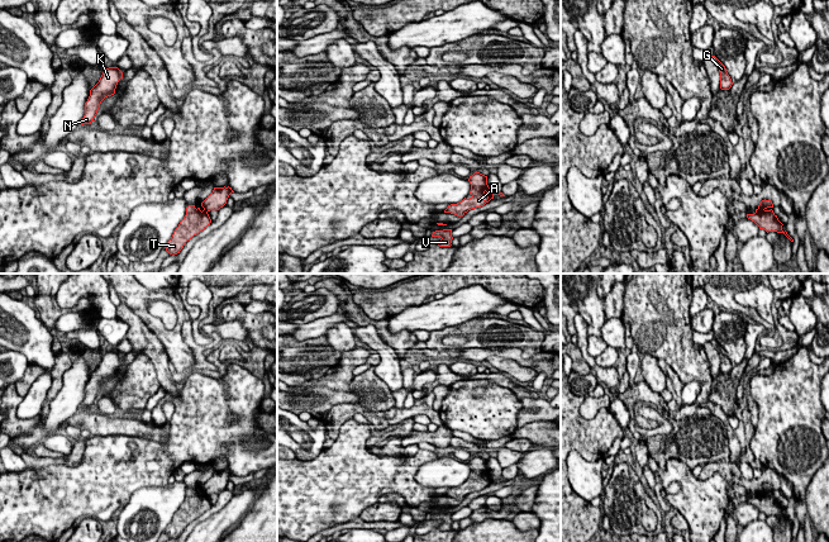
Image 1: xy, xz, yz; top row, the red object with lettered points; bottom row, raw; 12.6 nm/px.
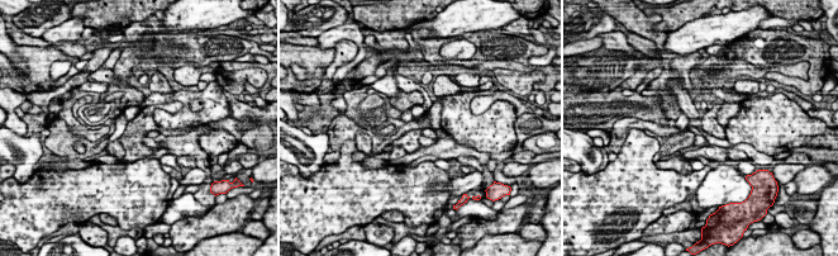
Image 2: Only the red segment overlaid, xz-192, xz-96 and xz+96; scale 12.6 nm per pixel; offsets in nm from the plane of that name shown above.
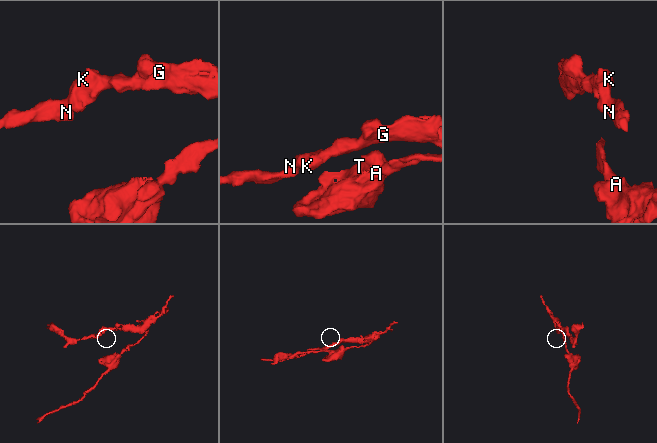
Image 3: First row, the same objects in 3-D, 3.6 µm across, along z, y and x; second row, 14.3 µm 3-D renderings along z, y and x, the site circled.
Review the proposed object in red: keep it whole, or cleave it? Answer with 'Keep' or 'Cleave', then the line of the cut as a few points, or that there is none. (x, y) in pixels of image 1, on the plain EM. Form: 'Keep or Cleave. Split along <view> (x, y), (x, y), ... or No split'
Cleave. Split along yz (758, 491), (763, 494)

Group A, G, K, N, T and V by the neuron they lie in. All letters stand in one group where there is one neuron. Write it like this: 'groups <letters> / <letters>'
groups A T V / G K N

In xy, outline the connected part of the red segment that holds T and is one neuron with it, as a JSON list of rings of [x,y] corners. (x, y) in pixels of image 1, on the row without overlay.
[[[189,489],[186,499],[175,513],[171,523],[166,527],[166,534],[172,539],[180,537],[186,526],[203,515],[210,507],[211,503],[208,495],[201,495],[200,491],[196,493],[195,489]]]

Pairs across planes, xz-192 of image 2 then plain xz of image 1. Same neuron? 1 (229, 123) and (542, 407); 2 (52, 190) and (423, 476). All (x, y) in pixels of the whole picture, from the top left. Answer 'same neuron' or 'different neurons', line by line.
1: same neuron
2: different neurons

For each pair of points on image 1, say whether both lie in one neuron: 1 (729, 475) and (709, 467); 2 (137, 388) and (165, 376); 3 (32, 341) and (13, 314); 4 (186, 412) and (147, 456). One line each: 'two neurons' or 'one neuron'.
1: one neuron
2: two neurons
3: one neuron
4: one neuron

